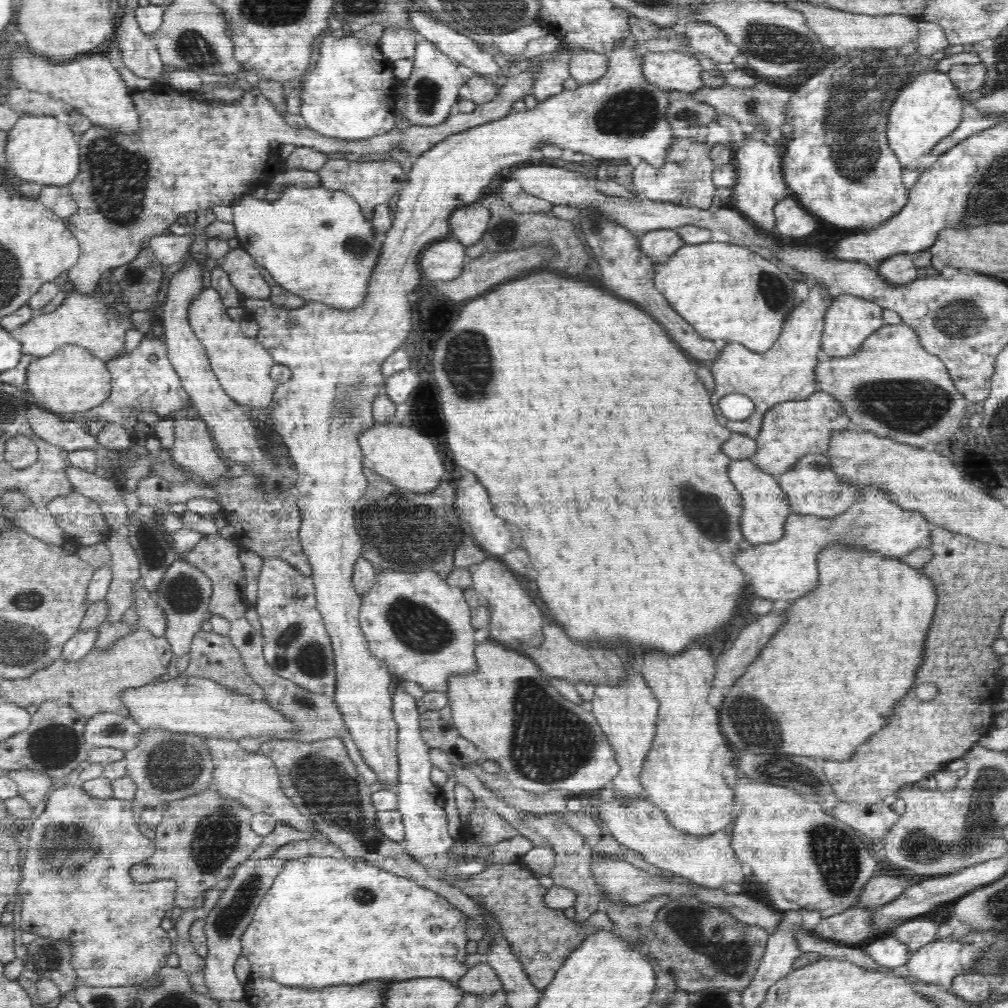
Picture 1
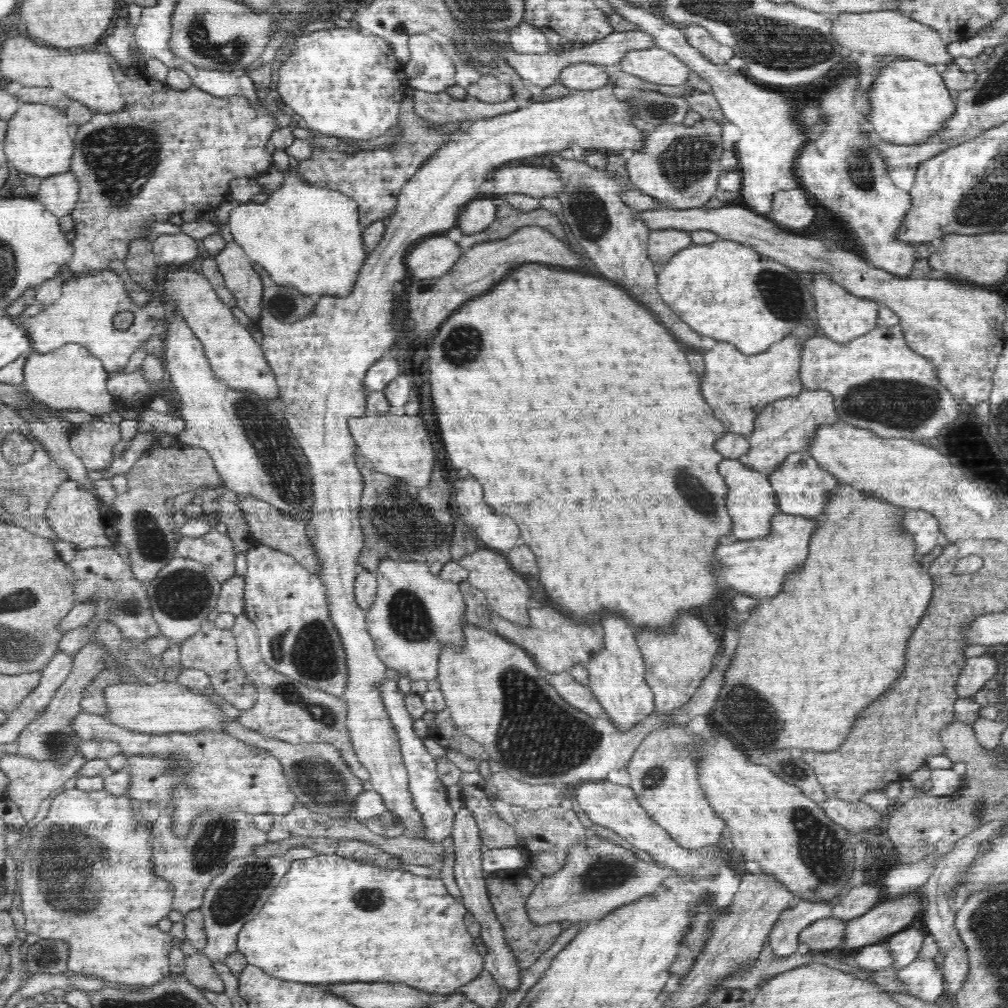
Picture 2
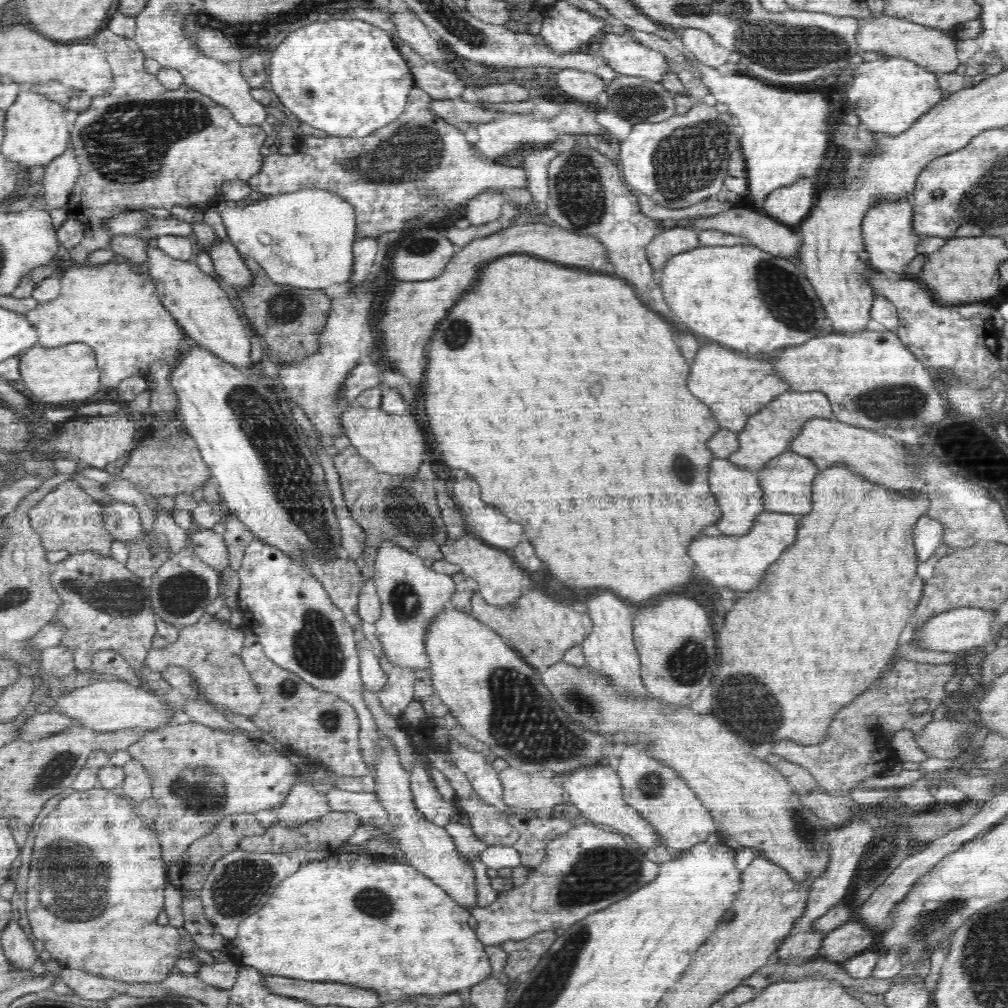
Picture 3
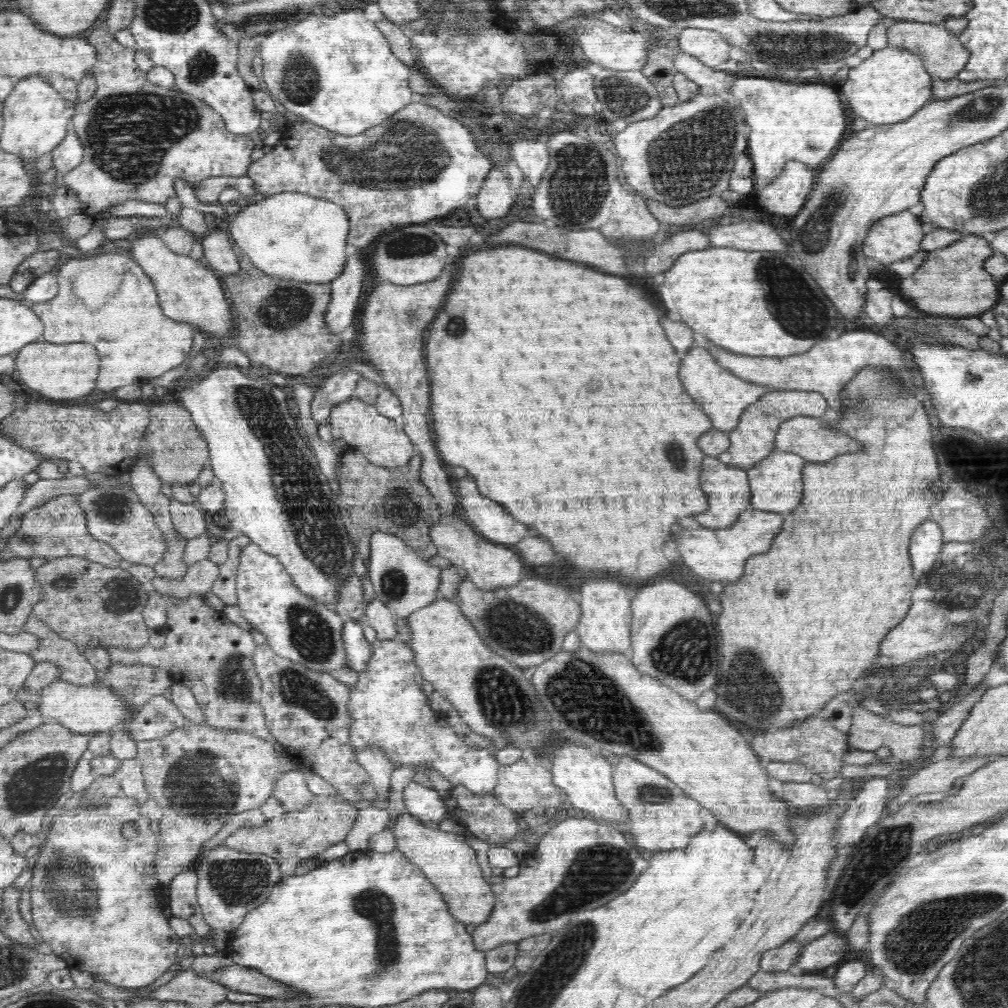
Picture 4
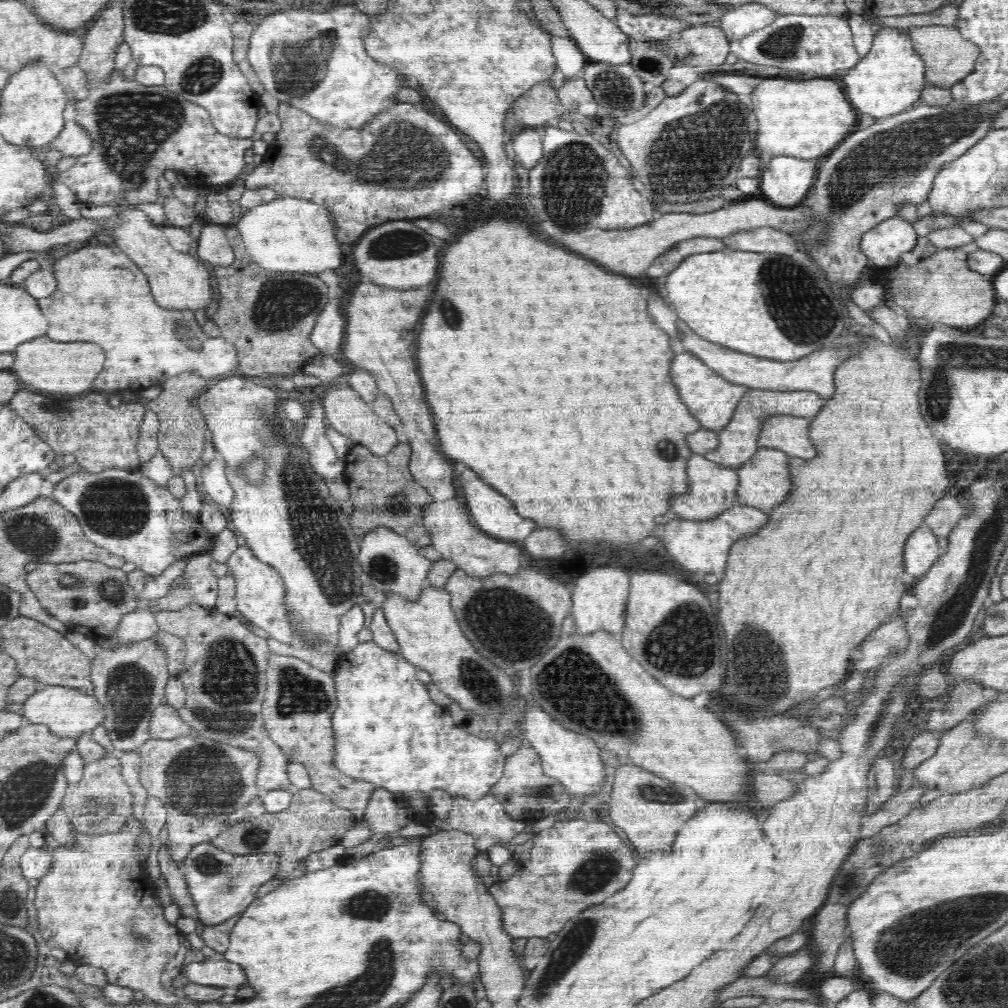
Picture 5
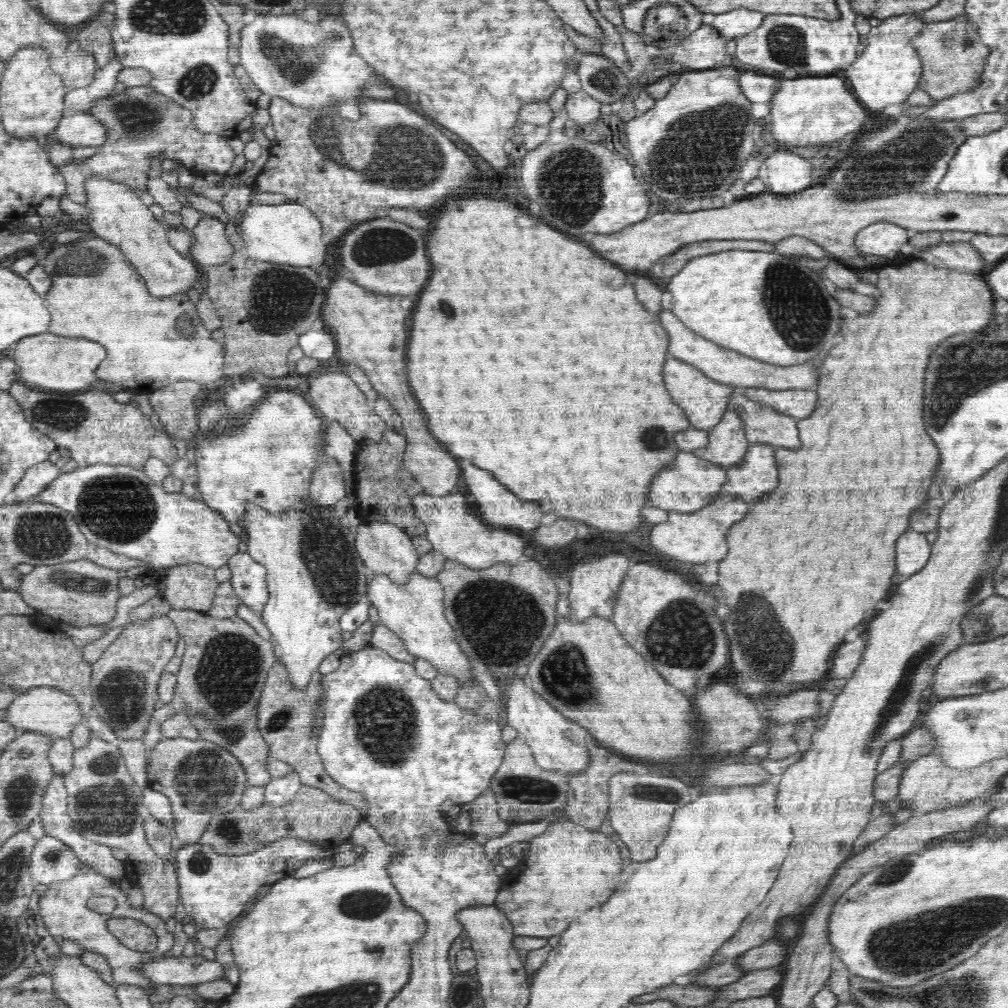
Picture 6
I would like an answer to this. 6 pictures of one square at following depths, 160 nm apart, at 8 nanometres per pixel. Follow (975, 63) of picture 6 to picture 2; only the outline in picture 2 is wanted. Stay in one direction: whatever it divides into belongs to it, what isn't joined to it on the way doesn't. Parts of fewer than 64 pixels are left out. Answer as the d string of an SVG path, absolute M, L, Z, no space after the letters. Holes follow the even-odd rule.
M882 10L870 13L843 13L828 16L833 23L833 34L836 41L851 51L860 53L894 54L911 60L922 61L928 65L941 68L953 64L953 57L948 53L947 44L942 42L940 35L930 26L914 21L897 10Z

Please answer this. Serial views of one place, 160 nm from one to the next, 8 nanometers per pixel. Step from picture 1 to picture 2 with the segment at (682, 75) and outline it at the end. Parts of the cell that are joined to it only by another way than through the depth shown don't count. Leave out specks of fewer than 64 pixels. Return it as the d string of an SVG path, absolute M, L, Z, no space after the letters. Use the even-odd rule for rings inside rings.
M658 45L647 50L630 50L619 63L622 71L642 80L678 86L687 82L690 69L678 57Z

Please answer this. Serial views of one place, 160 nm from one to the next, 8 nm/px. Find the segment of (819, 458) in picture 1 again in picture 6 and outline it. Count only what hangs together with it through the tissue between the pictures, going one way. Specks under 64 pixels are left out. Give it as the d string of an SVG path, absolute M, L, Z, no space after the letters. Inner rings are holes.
M754 443L736 465L726 467L726 482L722 496L735 497L754 504L768 496L778 486L778 466L774 458L775 447Z

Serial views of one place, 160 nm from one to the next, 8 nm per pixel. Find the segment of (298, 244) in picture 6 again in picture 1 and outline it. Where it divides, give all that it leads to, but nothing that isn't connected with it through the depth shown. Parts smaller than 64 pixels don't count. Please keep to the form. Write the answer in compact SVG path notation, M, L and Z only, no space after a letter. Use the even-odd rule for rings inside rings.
M288 184L288 187L286 187L274 201L266 201L265 199L258 199L249 194L244 194L236 198L231 204L231 207L233 210L232 223L235 226L235 236L239 240L240 248L254 257L258 265L266 268L276 283L282 285L286 290L289 290L294 295L298 295L307 302L322 302L326 305L330 305L330 307L334 309L350 310L362 304L362 301L365 301L368 282L370 282L372 269L379 257L384 234L375 234L371 221L366 220L360 208L360 204L358 204L358 201L353 196L350 196L340 189L328 190L322 185L316 186L316 188L298 188Z

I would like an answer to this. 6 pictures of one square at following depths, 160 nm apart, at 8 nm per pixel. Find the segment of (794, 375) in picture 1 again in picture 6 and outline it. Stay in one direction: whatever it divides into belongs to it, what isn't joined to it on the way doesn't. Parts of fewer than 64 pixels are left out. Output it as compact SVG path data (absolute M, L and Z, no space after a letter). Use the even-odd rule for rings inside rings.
M668 357L667 360L662 372L665 386L676 406L686 413L690 426L702 430L716 426L726 410L728 397L736 391L735 387L716 382L708 378L699 368L677 358Z

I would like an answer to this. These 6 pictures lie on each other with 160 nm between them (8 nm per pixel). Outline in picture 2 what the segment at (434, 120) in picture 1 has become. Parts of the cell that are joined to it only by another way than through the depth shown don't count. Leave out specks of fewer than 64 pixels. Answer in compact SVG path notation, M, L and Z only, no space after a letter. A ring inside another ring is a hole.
M412 34L409 47L410 61L405 64L409 87L437 93L455 84L454 62L436 40L428 34Z

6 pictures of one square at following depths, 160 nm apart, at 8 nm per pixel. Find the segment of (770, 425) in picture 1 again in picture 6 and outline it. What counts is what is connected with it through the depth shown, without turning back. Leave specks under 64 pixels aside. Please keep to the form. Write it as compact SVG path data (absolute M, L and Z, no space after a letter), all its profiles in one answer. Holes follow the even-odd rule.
M765 388L742 389L748 399L762 403L782 414L788 414L794 419L803 419L814 412L818 402L818 396L814 394L814 388L768 390ZM730 404L726 405L720 422L707 430L707 433L708 444L693 450L692 453L724 468L738 464L751 445L745 440L741 417L734 412L734 406Z

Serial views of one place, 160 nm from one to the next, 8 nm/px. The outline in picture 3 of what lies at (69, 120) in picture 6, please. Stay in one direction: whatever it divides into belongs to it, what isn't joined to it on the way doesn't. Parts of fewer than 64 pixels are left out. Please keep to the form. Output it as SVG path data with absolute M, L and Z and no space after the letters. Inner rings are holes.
M72 146L52 159L45 166L41 200L52 209L67 208L74 183L80 174L79 168L80 165L78 165L78 159Z

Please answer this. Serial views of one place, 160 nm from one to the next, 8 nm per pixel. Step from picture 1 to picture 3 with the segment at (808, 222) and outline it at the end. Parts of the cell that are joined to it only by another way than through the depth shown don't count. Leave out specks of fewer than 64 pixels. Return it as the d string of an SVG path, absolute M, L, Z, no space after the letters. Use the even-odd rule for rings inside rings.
M802 178L772 191L768 198L760 202L760 206L764 208L764 212L772 214L772 218L780 222L798 224L813 209L815 188L816 178Z

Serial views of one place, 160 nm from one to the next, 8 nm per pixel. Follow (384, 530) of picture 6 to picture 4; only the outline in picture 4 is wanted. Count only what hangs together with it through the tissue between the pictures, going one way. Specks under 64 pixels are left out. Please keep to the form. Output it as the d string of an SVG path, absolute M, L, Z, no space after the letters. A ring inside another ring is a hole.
M374 532L370 538L370 556L367 570L373 584L375 596L390 610L396 622L396 641L409 644L409 630L406 618L410 618L428 604L436 600L436 591L440 582L441 568L421 559L417 551L410 548L396 536Z

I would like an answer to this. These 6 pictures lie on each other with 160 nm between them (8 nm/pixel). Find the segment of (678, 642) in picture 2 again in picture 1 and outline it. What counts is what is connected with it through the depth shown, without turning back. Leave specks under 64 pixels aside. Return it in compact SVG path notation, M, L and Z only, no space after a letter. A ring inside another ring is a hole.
M692 643L690 646L686 647L686 650L675 655L666 655L666 653L660 651L644 651L642 655L641 671L644 675L644 680L648 683L648 687L654 691L654 697L656 697L659 704L656 719L657 731L654 735L652 748L650 748L650 752L646 754L642 770L639 774L639 781L641 782L643 792L645 792L646 799L662 810L662 812L666 814L666 818L670 821L670 824L680 832L685 832L690 835L693 834L693 836L709 836L720 830L729 829L731 827L730 822L734 820L734 800L732 800L734 794L732 794L732 790L726 786L726 780L724 780L724 766L728 766L728 764L732 762L734 752L728 748L728 744L726 744L726 740L724 740L724 734L722 734L722 729L719 725L718 708L712 707L712 705L708 703L708 695L712 689L711 682L715 675L715 658L710 653L710 646L704 643Z

